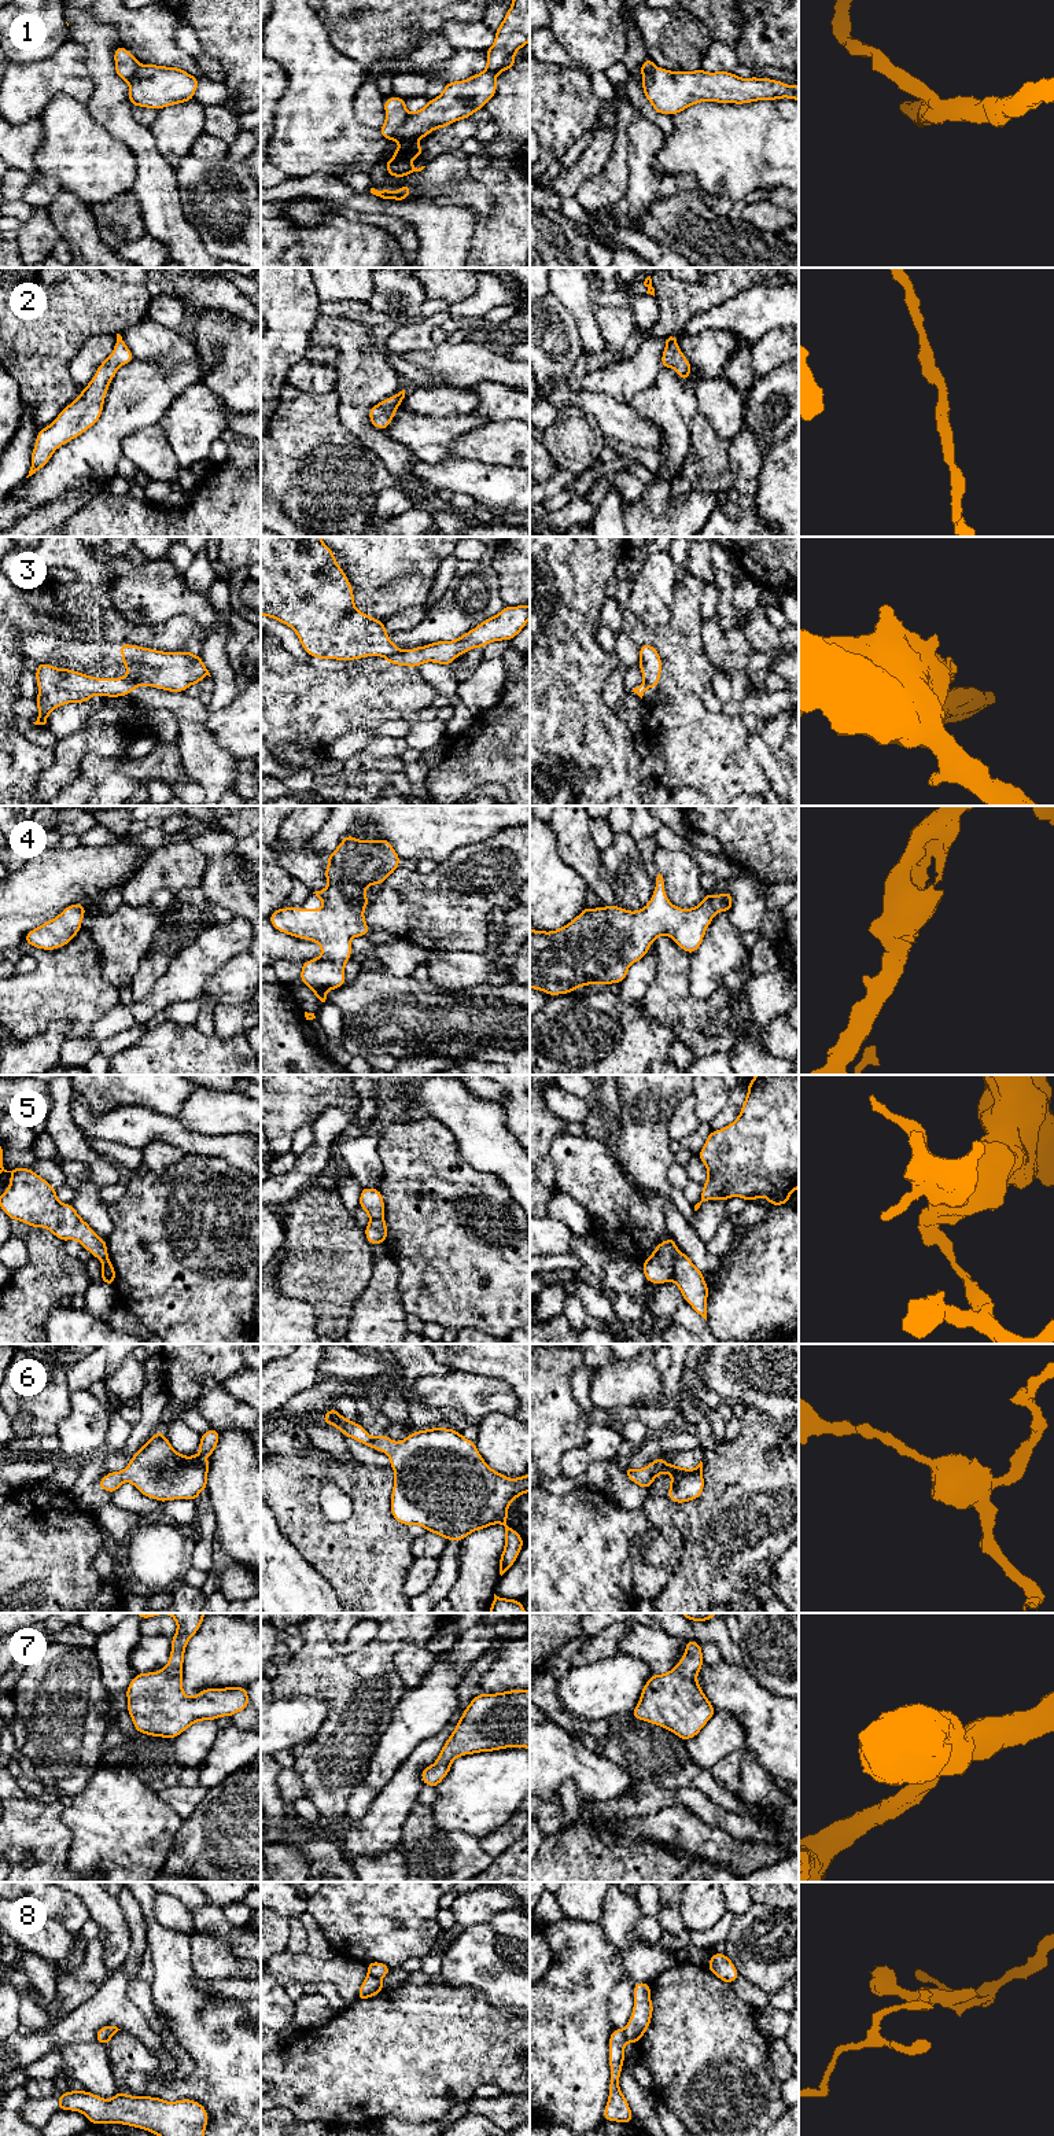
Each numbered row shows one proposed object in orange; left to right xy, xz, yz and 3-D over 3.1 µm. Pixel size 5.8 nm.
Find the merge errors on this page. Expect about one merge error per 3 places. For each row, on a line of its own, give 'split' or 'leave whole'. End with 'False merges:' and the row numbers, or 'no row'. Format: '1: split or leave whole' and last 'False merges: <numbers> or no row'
1: split
2: leave whole
3: split
4: leave whole
5: split
6: leave whole
7: leave whole
8: split
False merges: 1, 3, 5, 8

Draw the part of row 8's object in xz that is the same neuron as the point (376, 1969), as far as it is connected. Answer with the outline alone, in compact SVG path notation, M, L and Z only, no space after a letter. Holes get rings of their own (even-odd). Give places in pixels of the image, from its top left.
M380 1962L368 1963L368 1975L373 1975L376 1978L383 1978L390 1973L390 1967Z

